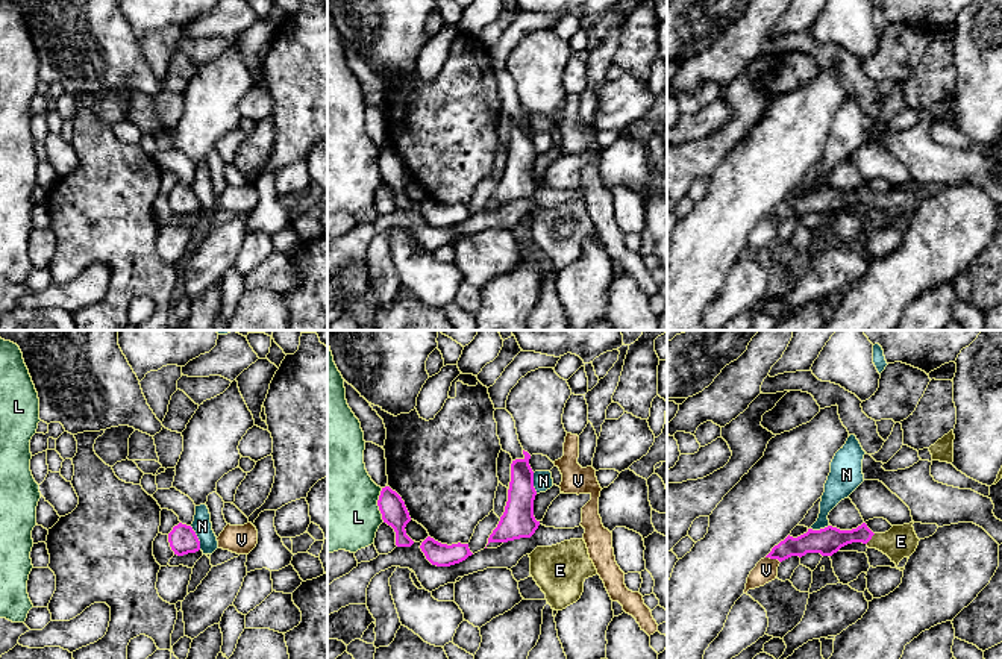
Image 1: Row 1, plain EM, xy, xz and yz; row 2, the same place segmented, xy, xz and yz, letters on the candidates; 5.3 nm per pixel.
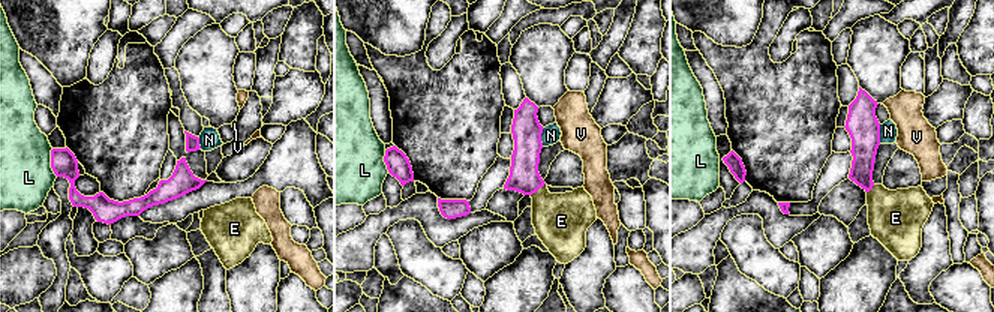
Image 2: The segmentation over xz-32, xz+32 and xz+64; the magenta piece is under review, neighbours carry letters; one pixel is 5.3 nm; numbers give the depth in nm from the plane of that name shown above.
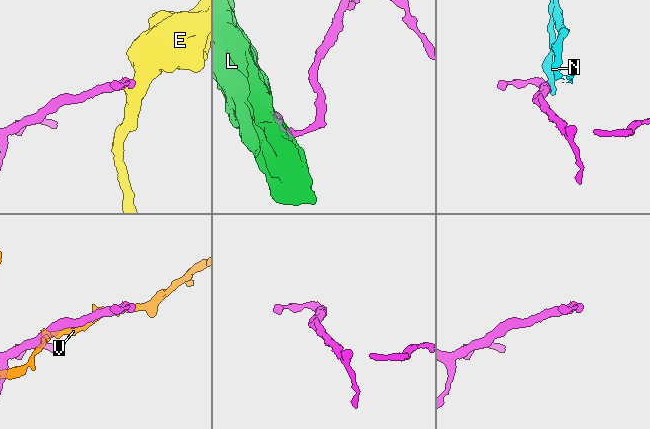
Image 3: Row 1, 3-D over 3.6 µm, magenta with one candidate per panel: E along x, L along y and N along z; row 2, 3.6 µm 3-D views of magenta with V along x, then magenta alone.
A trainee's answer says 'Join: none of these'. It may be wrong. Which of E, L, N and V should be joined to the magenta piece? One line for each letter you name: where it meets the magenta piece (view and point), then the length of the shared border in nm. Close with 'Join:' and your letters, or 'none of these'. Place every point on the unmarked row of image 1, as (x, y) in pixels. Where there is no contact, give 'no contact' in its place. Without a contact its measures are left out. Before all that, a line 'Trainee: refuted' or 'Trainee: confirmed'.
Trainee: refuted
E: contact yz (870, 199); length 80 nm
Join: E

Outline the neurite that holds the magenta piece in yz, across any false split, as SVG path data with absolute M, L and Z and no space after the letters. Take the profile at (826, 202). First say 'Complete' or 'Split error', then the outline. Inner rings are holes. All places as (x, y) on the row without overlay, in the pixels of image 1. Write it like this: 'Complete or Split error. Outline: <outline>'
Split error. Outline: M914 182L903 186L893 186L885 194L873 194L866 183L852 191L840 191L832 186L820 191L808 189L806 194L797 198L788 195L784 201L775 206L766 218L782 223L791 217L802 218L806 214L832 217L847 205L863 203L869 209L876 209L887 215L897 229L899 223L903 218L910 220L919 206L920 200L914 192L913 185Z

